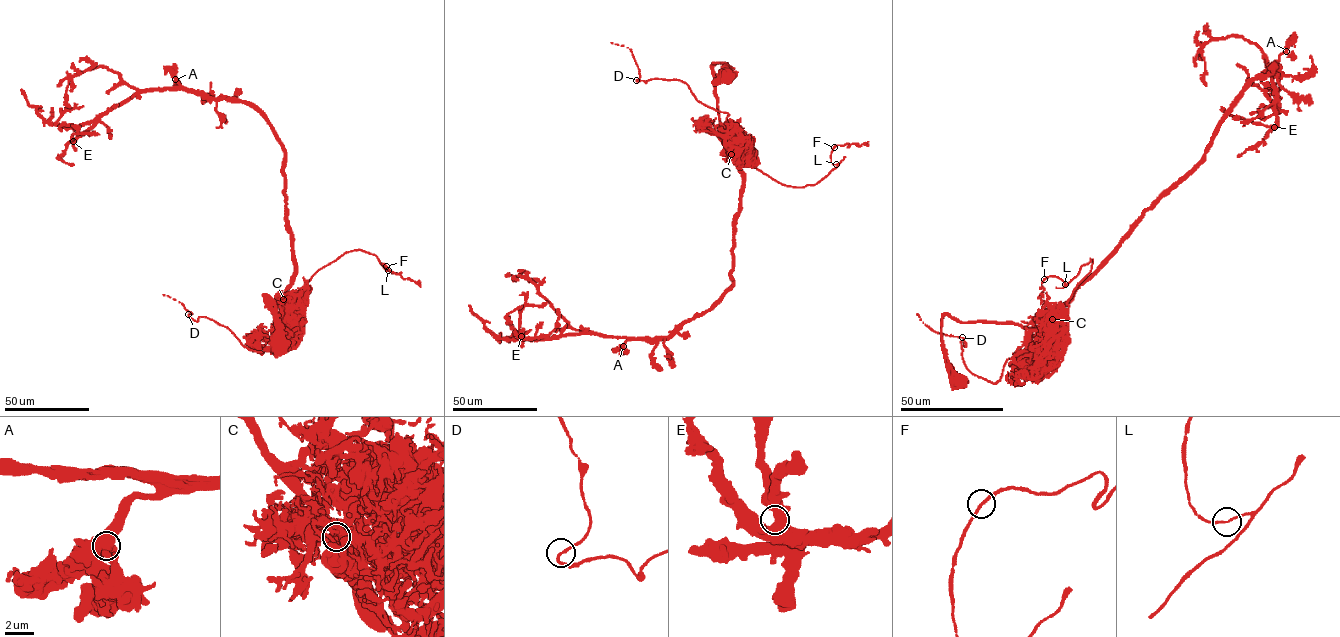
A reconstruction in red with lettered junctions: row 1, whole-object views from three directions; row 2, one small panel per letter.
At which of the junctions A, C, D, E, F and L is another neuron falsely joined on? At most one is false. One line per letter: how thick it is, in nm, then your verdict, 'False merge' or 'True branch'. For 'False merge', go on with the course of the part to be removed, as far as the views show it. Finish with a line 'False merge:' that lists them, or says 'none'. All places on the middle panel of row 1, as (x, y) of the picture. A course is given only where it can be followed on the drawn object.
A: Thickness 600 nm. True branch
C: Thickness 190 nm. False merge. Course of the part to remove: (731, 154), (739, 155), (728, 113), (704, 105), (680, 80), (637, 81), (631, 50), (611, 42)
D: Thickness 190 nm. True branch
E: Thickness 600 nm. True branch
F: Thickness 180 nm. True branch
L: Thickness 150 nm. True branch
False merge: C

